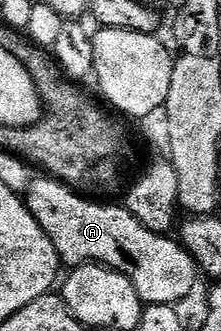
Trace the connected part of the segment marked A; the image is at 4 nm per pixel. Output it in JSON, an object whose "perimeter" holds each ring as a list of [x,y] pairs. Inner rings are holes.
{"perimeter":[[[49,175],[35,176],[24,200],[36,223],[40,223],[48,239],[52,239],[63,266],[93,263],[123,273],[132,287],[136,287],[136,295],[140,295],[143,306],[177,306],[178,301],[193,291],[200,278],[198,263],[190,258],[187,249],[173,236],[148,231],[148,227],[141,225],[121,204],[101,205],[98,202],[101,200],[87,199]]]}

